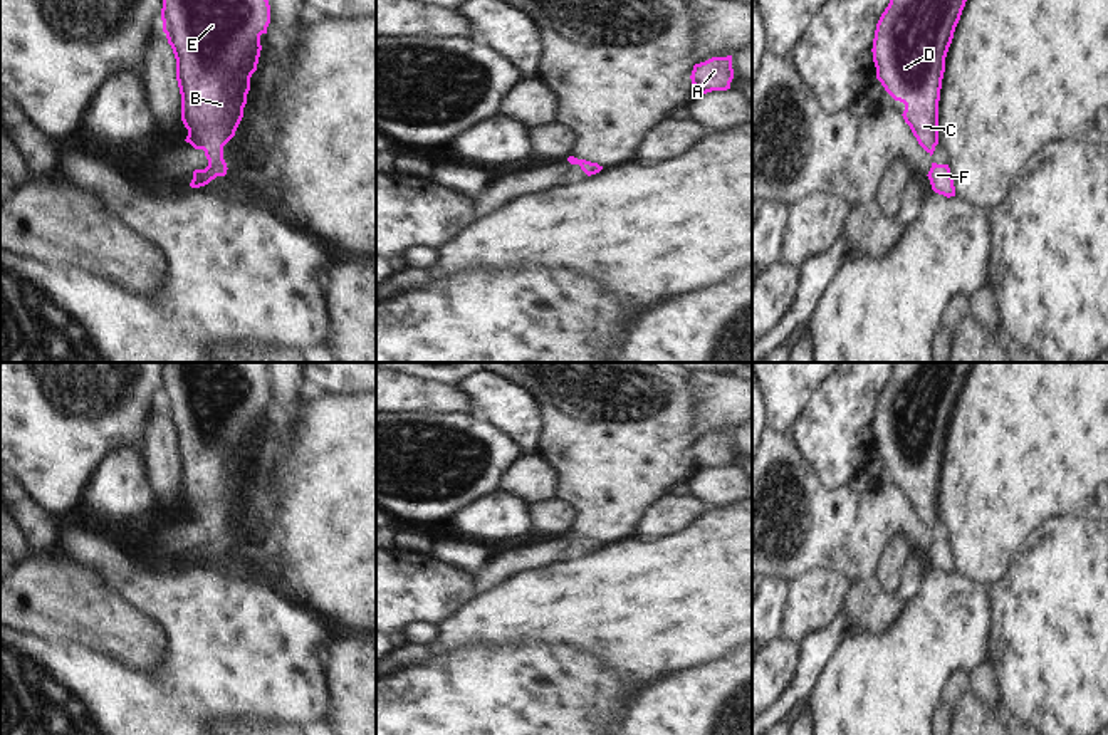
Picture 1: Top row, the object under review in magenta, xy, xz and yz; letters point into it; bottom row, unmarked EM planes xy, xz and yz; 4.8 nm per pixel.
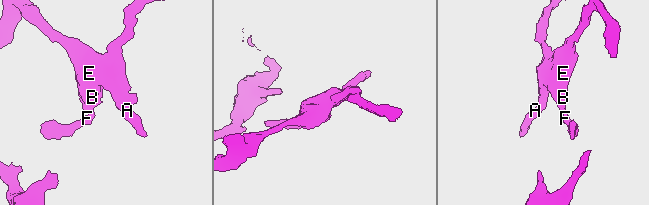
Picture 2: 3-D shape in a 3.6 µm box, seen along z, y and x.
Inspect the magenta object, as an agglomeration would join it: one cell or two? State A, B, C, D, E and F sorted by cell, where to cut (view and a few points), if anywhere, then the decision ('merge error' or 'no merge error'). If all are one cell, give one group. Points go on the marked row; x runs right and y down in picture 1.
A B C D E F; no cut; no merge error

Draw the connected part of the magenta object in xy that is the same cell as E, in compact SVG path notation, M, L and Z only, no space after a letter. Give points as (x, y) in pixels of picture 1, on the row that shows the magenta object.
M163 0L163 32L176 59L176 81L181 94L181 121L188 129L186 143L195 149L203 149L208 159L205 169L195 169L191 188L208 185L217 176L227 175L223 146L235 136L243 117L250 77L257 70L260 57L260 35L267 34L270 23L269 0Z

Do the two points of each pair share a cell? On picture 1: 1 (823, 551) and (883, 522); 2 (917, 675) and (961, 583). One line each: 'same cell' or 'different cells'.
1: same cell
2: same cell

